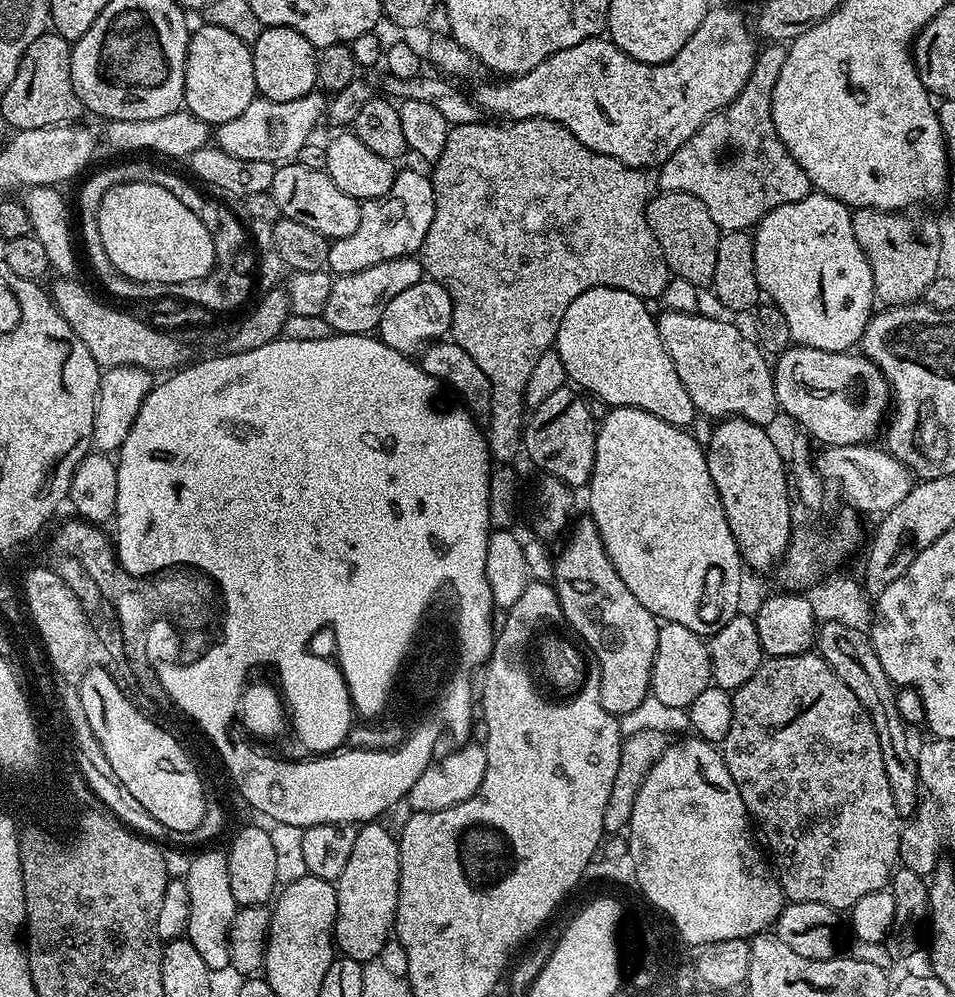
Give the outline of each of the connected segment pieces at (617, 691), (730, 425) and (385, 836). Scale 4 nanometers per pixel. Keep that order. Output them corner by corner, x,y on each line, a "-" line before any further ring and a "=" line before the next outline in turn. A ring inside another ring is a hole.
583,518
571,525
570,534
572,537
564,544
564,549
560,552
560,557
556,560
556,569
553,570
551,579
554,581
554,587
556,590
556,597
560,603
560,614
563,623
568,623
578,635
584,639
584,644
590,651
596,655
596,668
598,673
598,679
600,681
600,701
605,710
607,710
612,716
617,718
625,718
631,712
636,712
640,708
640,703
645,699
646,701
650,696
650,674
652,673
652,667
654,666
654,654
656,653
656,643
658,642
658,630
660,624
656,617
650,614
650,610
646,610
646,606
642,606
642,602
638,602
638,598
634,598
634,594
630,594
630,590
626,587
626,582
622,582
622,578
618,578
618,570
614,570
614,562
610,562
610,554
606,554
606,546
602,542
602,538
598,534
598,526
591,518
=
729,416
721,419
720,424
712,432
712,437
706,440
706,455
708,457
708,465
710,466
710,478
714,478
714,486
718,490
718,498
722,498
722,510
726,510
726,522
730,522
730,534
734,534
734,542
740,551
740,559
745,565
748,564
756,572
764,572
767,568
775,569
777,565
784,559
784,552
788,549
788,543
792,541
794,535
794,527
792,528
792,504
788,501
788,492
790,496
790,476
786,471
786,460
780,452
776,449
776,444
772,441
772,436
767,427
762,424
755,424
754,422
746,422
737,416
=
368,822
357,831
354,850
336,886
336,930
334,944
340,956
365,962
386,946
396,927
400,846
392,829

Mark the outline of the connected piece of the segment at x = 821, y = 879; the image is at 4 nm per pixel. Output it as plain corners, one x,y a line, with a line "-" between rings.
809,650
797,656
770,656
758,666
758,670
754,670
750,682
732,693
732,709
734,718
730,718
730,731
722,745
724,765
726,770
730,770
730,778
734,778
734,786
738,786
738,794
742,794
742,802
762,840
764,835
766,848
768,843
767,851
785,897
789,901
822,902
822,906
850,910
865,894
887,889
900,859
902,817
894,806
894,794
890,794
890,782
886,778
886,769
882,767
882,749
878,746
878,734
874,734
874,722
870,722
862,702
854,698
846,682
842,682
842,678
838,678
838,674
834,674
815,651

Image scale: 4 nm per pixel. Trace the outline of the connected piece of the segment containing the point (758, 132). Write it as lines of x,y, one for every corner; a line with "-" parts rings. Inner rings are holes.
772,42
764,47
759,49
746,86
742,86
742,90
728,103
728,107
714,113
681,148
674,150
674,154
659,165
659,191
694,194
694,198
698,198
706,205
706,210
710,210
710,218
714,218
721,233
751,229
770,210
786,206
790,202
798,202
813,191
806,170
802,170
802,166
798,166
798,162
794,162
794,158
788,154
772,121
772,95
778,76
782,74
782,65
786,63
787,47
780,42
-
724,148
733,148
736,153
729,160
723,160
720,155

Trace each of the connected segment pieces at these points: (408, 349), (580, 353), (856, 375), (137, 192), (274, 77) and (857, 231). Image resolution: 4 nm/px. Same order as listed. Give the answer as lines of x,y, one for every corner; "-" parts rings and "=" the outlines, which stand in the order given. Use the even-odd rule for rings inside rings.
425,278
414,286
402,290
395,296
383,312
378,329
378,339
395,352
405,354
419,353
430,344
449,335
452,327
452,299
450,294
438,281
=
621,288
586,290
566,306
554,351
562,358
569,381
588,396
602,398
613,408
646,410
662,422
687,429
698,413
658,338
656,316
648,308
640,297
=
791,346
775,357
772,377
779,411
797,420
817,445
838,447
875,441
876,431
881,431
889,415
890,385
884,372
869,357
852,355
856,354
=
150,182
119,184
100,199
98,206
98,234
110,262
122,276
171,286
194,282
214,266
214,242
208,227
189,210
168,188
=
286,26
261,27
258,38
250,46
254,62
254,82
261,97
274,102
290,102
302,98
317,87
316,54
318,49
298,30
=
857,208
852,213
854,238
858,238
858,246
862,246
866,262
870,262
876,299
884,306
917,303
924,291
938,280
939,223
928,216
916,216
913,220
908,216
911,215
900,210
883,212
881,208

